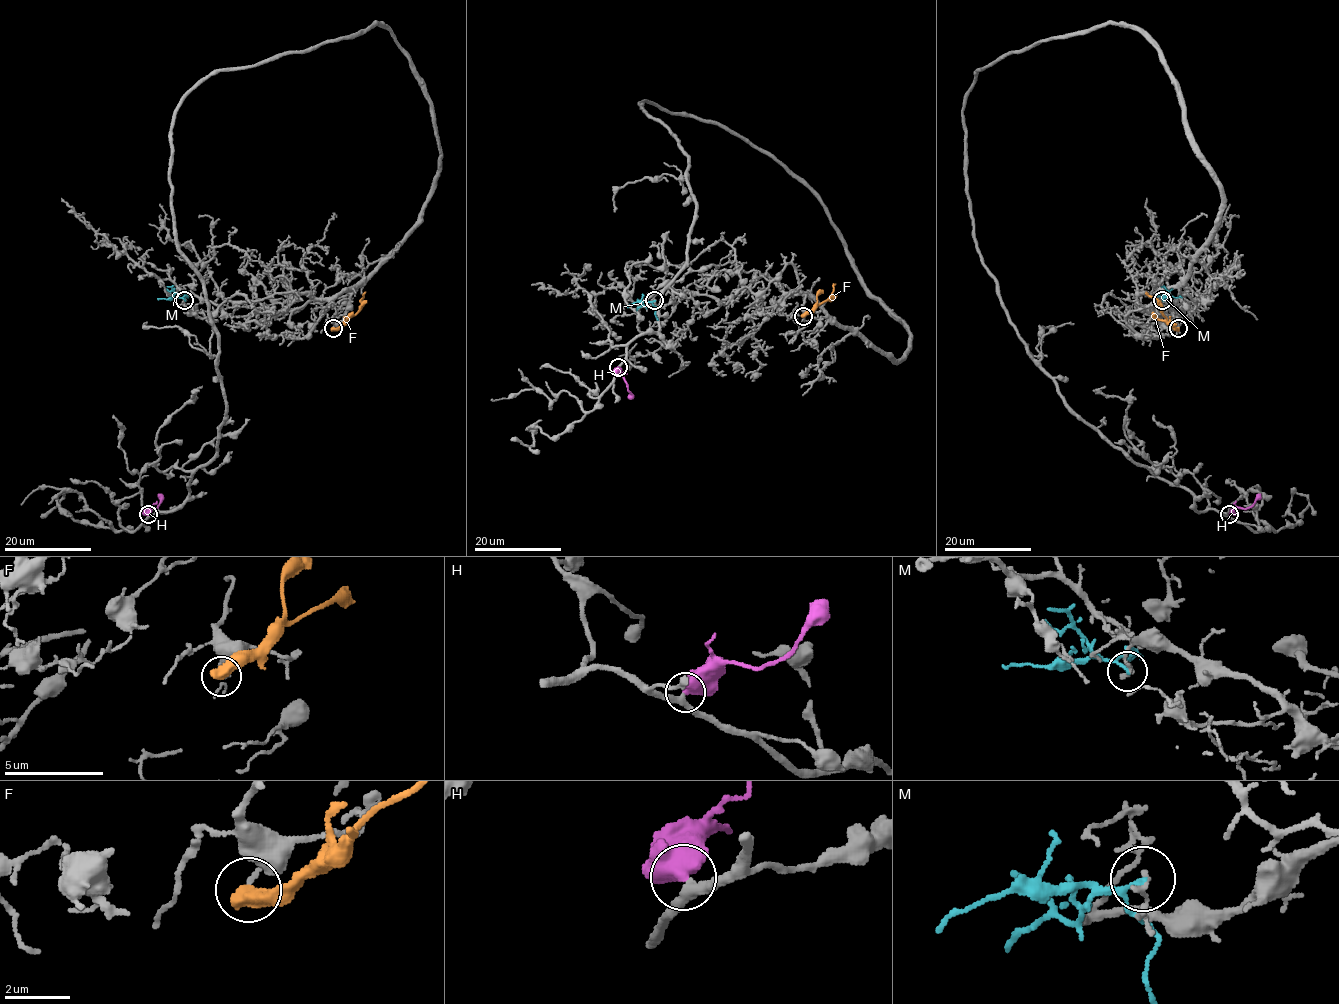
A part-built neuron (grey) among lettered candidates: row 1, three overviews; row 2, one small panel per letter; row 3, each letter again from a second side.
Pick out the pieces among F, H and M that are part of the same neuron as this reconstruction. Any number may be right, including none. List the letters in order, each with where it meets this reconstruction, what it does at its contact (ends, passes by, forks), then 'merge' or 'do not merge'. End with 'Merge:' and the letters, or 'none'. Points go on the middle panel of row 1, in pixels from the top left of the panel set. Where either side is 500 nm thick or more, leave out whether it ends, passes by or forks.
F: (803, 316) | do not merge
H: (618, 367) | merge
M: (654, 300) | it passes by | do not merge
Merge: H

